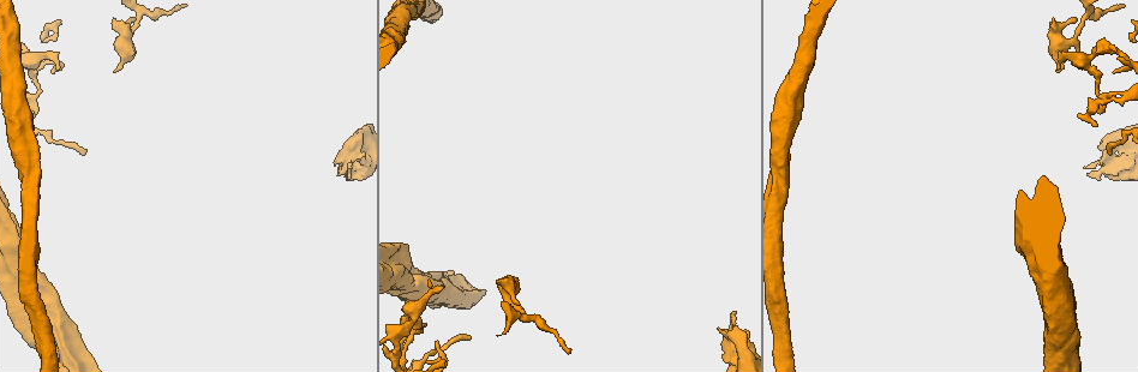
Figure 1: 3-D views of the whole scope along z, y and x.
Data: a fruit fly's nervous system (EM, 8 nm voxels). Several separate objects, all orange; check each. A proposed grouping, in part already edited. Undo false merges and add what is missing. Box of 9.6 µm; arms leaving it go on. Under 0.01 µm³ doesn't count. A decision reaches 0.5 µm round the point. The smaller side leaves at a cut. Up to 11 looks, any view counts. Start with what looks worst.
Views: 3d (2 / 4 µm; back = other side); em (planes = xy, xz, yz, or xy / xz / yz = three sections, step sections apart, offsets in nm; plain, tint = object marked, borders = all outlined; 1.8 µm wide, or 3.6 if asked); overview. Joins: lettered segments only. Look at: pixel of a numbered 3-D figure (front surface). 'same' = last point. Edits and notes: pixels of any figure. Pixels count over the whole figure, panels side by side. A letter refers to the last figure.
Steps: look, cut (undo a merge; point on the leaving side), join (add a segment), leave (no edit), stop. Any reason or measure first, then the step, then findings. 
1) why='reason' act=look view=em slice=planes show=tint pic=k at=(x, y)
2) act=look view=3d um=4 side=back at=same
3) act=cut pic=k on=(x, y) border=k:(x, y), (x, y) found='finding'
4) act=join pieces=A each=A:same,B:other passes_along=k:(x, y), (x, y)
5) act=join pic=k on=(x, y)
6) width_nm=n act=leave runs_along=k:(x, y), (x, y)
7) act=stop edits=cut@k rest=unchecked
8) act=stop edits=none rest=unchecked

why='branch stops here' act=look view=em um=3.6 slice=xz step=8 show=plain pic=1 at=(731, 316)

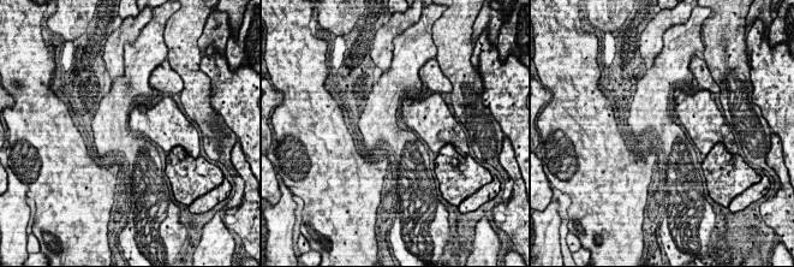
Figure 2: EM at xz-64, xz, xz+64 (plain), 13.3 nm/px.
act=look view=em um=3.6 slice=xz step=8 show=tint at=same

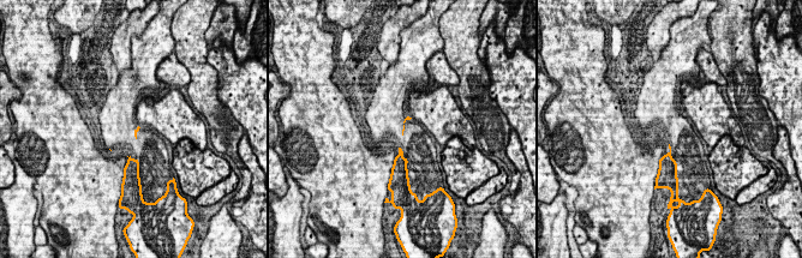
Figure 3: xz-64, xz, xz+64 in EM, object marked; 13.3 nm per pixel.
act=look view=em um=3.6 slice=xz step=8 show=borders at=same

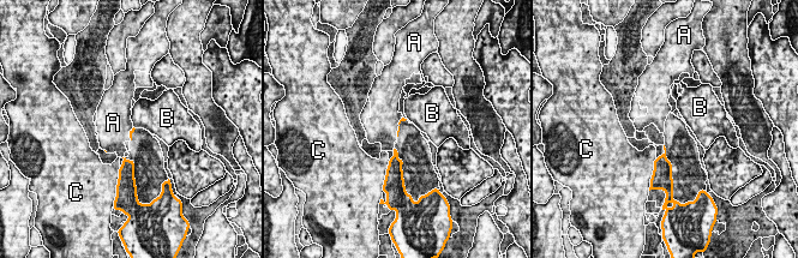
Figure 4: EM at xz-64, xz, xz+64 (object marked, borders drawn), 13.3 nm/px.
act=join pieces=A each=A:same,B:other,C:other found='it goes on there'

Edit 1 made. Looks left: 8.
why='abrupt turn' act=look view=3d um=2 pic=1 at=(1116, 102)

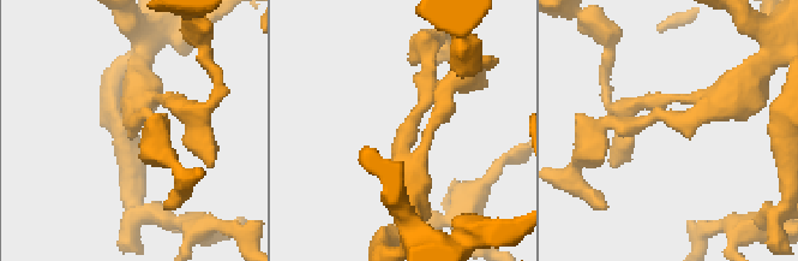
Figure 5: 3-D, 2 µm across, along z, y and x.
act=look view=em um=3.6 slice=yz step=4 show=tint pic=5 at=(666, 120)

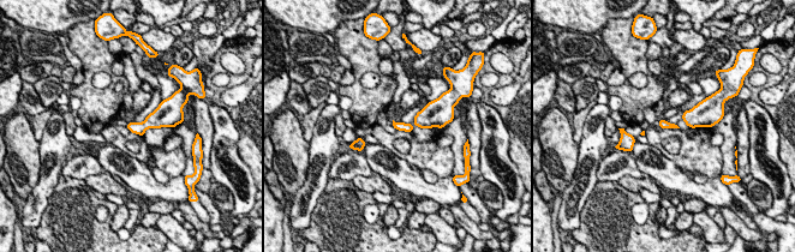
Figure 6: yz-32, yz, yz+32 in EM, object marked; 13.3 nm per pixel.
act=look view=em um=3.6 slice=xz step=16 show=borders at=same

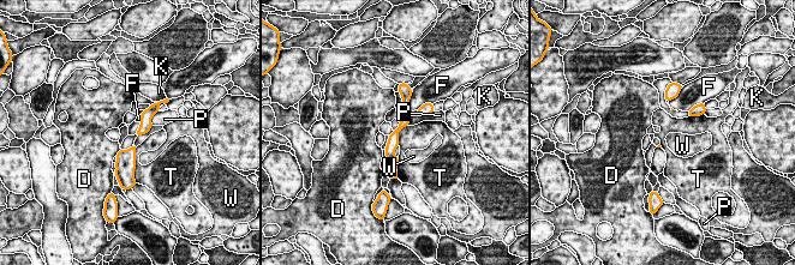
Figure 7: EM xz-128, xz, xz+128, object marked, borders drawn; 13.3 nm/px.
act=leave each=D:other,F:other,K:other,P:other,T:other,W:other found='one neuron here'

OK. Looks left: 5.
why='an open end' act=look view=3d um=4 pic=1 at=(136, 19)

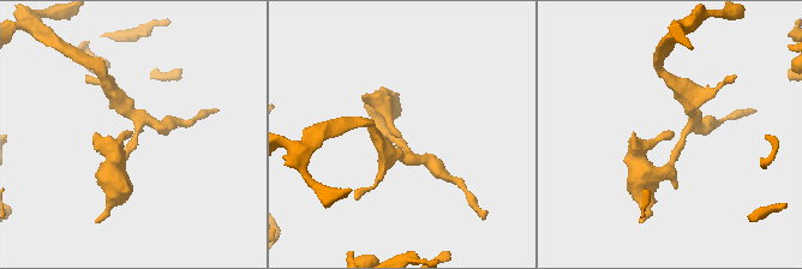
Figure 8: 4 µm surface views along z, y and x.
act=look view=em slice=planes show=borders pic=8 at=(133, 133)

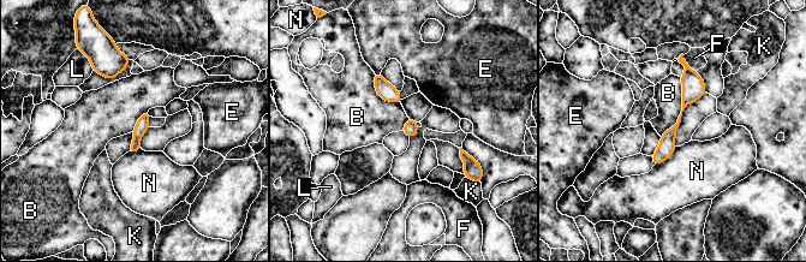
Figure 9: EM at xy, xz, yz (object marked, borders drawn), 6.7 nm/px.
act=leave each=B:other,E:other,F:other,K:other,L:other,N:other border=9:(680, 77), (681, 113), (661, 137) found='no lettered segment goes on from it'

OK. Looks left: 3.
why='branch stops here' act=look view=em slice=planes show=tint pic=1 at=(59, 67)

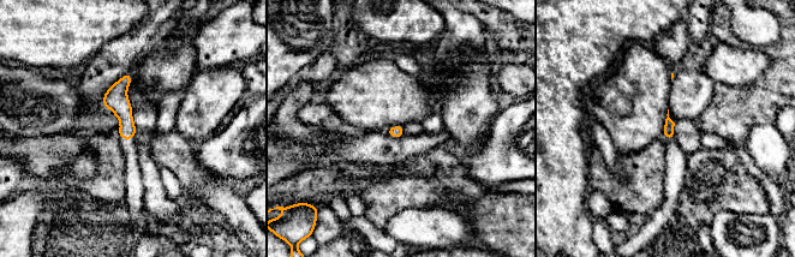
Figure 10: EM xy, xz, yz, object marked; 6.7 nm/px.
why='what lies round it' act=look view=em slice=planes show=borders at=same

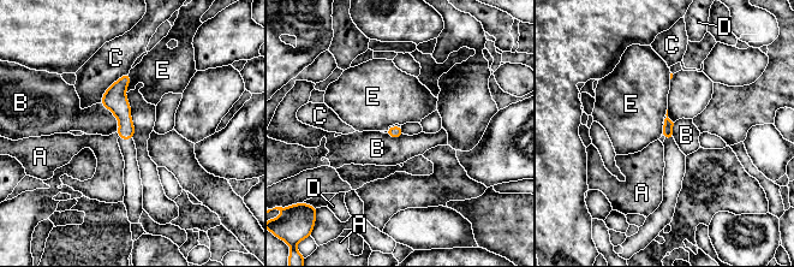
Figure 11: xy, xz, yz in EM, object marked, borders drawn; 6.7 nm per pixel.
act=leave each=A:other,B:other,C:other,D:other,E:other found='no lettered segment goes on from it'

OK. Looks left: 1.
act=stop edits=join@4 rest=unchecked

